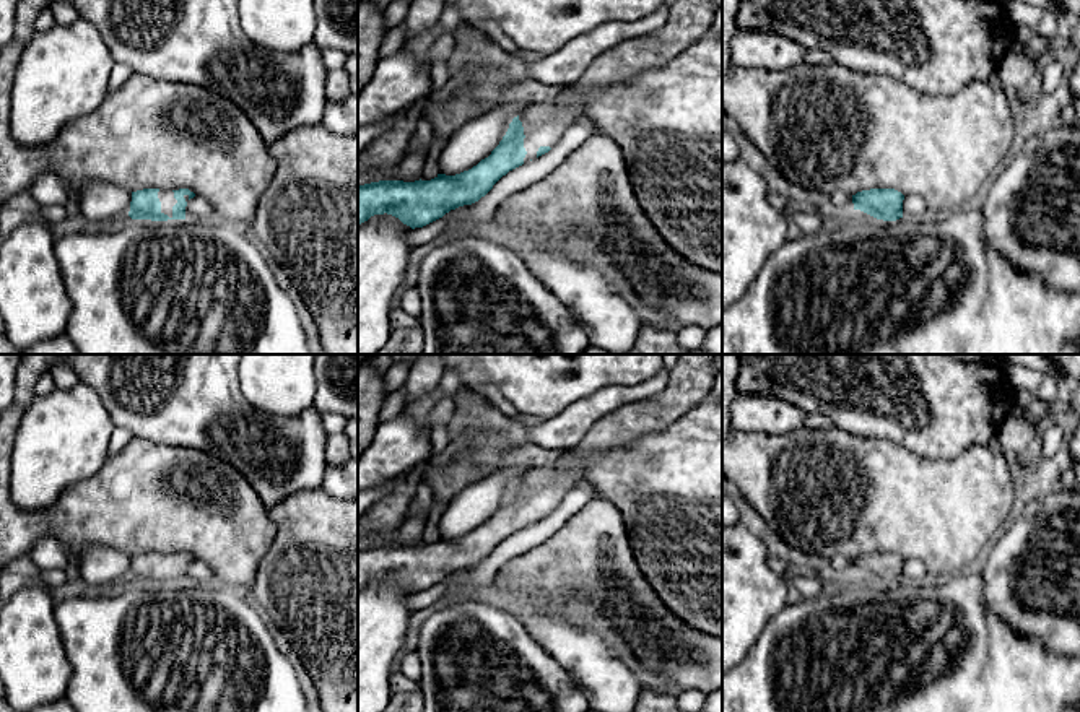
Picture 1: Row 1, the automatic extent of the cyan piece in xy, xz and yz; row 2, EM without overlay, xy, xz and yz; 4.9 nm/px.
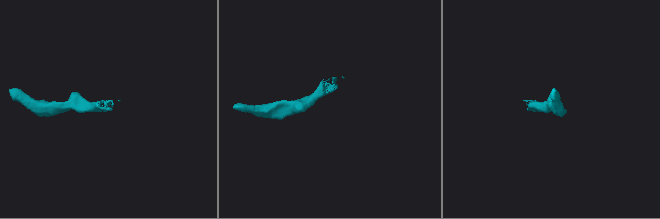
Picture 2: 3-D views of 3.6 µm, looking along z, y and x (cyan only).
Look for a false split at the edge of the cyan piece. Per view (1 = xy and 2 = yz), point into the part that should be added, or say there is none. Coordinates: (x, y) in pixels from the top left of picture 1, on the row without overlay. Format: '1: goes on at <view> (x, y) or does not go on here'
1: goes on at xy (166, 561)
2: does not go on here

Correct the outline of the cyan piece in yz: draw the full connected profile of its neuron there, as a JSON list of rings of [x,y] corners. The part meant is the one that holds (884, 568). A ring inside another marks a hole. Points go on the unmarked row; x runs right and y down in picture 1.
[[[870,553],[852,559],[854,574],[883,585],[903,582],[903,564],[904,559],[895,553]]]

